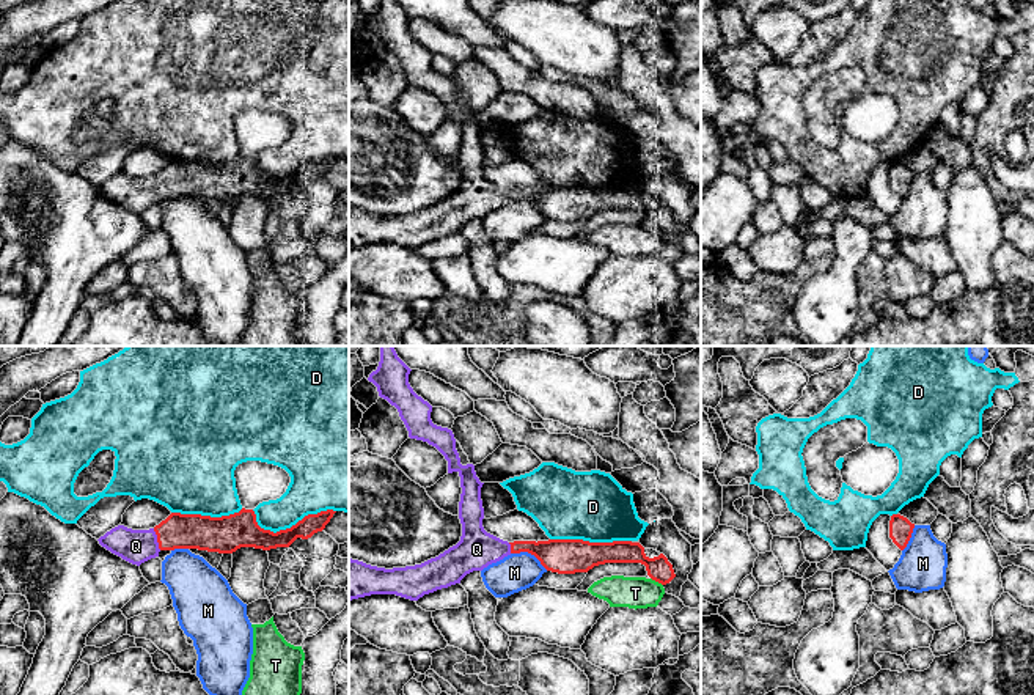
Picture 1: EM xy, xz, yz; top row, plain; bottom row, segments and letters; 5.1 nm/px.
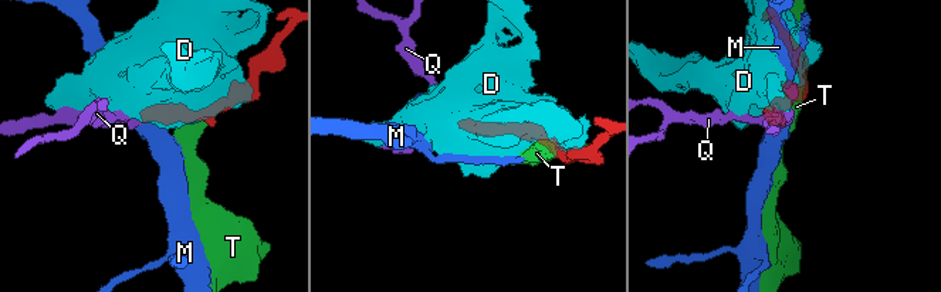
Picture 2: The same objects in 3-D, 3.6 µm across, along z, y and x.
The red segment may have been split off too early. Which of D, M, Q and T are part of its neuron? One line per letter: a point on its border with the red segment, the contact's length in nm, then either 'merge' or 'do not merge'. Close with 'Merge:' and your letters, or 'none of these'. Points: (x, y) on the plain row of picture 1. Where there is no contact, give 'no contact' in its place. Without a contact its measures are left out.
D: xy (289, 176) | 440 nm | do not merge
M: xz (530, 200) | 220 nm | do not merge
Q: xy (157, 187) | 120 nm | merge
T: xz (657, 228) | 80 nm | do not merge
Merge: Q

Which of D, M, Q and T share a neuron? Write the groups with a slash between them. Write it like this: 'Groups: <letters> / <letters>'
Groups: D / M / Q / T

